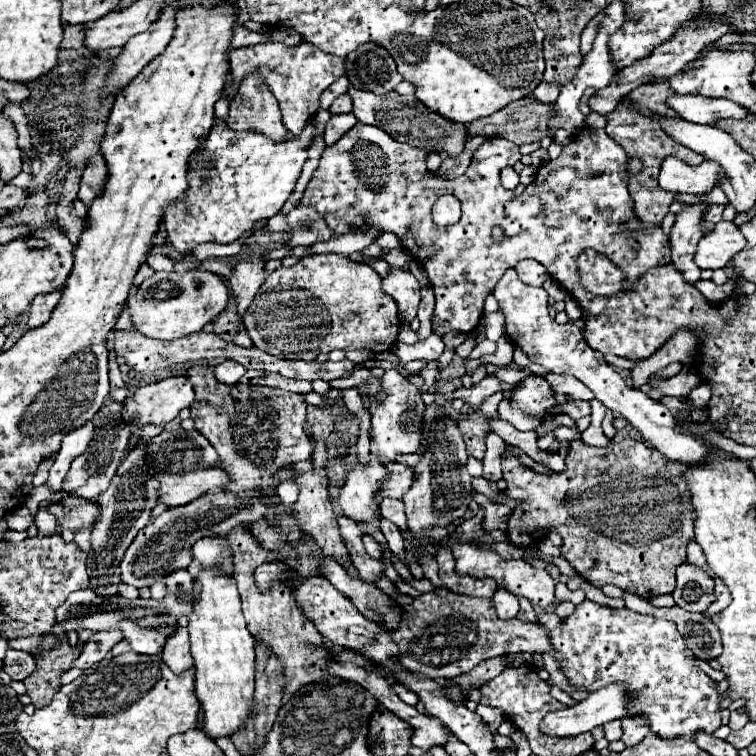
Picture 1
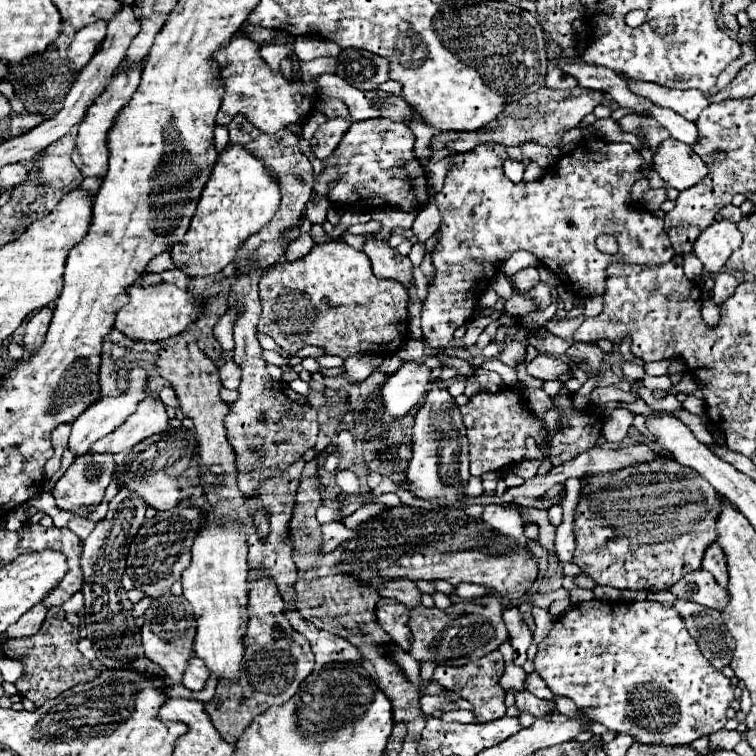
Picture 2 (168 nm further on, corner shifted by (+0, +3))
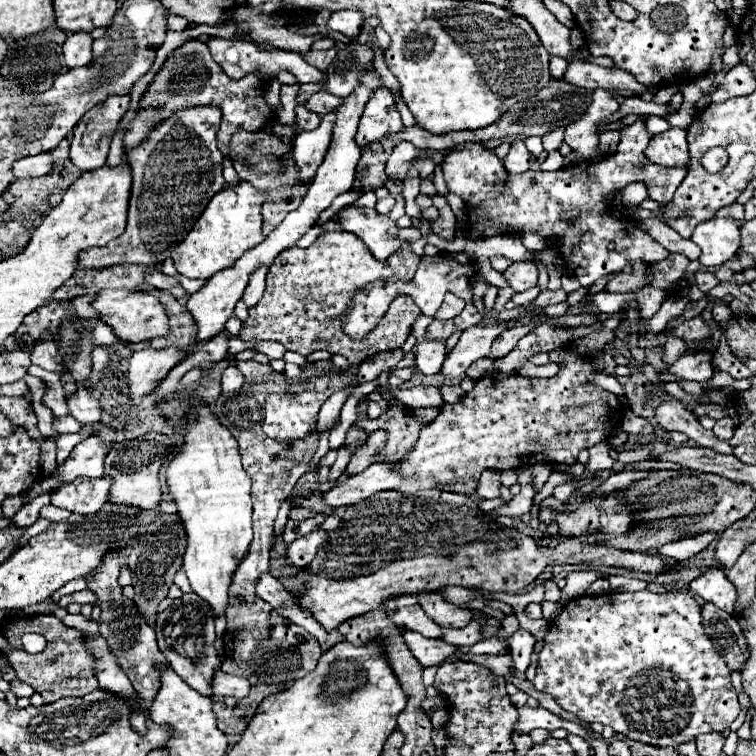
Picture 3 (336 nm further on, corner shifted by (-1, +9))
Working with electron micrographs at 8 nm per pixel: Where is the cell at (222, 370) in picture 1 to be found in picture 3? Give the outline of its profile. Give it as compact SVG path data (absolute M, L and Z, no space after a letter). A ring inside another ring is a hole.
M227 366L223 372L223 392L235 392L243 386L243 374L235 366Z

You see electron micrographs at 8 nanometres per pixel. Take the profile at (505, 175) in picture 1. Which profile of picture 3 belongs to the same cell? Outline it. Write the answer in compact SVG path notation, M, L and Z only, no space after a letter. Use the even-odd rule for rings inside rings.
M521 140L513 142L509 154L503 158L503 164L511 174L523 174L529 170L529 152Z

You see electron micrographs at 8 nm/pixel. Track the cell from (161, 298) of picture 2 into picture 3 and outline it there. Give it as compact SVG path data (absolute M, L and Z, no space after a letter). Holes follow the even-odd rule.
M103 290L93 302L103 322L109 324L121 342L145 342L155 336L167 336L169 316L165 306L151 292L135 292L135 290Z

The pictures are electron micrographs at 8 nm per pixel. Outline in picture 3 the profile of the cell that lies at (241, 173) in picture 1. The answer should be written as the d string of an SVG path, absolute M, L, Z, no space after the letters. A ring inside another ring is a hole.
M239 180L237 184L225 184L223 190L209 200L207 208L203 210L187 238L173 250L171 258L179 274L187 278L207 280L215 272L229 268L231 262L235 262L245 250L259 244L259 240L263 240L261 206L265 200L267 192L257 190L247 180Z

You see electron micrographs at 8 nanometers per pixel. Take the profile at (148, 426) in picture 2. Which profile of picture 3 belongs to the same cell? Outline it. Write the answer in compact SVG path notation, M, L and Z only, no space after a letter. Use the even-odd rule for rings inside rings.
M89 436L83 442L79 442L71 456L59 466L59 470L55 472L55 478L47 480L39 480L31 486L31 490L25 494L25 500L33 500L35 496L43 494L43 492L53 492L59 484L63 482L71 482L79 476L89 476L89 478L99 478L103 476L103 460L109 454L111 448L115 448L117 442L109 442L105 444L101 440L101 436Z

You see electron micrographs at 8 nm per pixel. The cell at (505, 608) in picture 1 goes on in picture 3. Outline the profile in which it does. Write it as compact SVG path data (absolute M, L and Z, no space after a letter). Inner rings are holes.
M519 628L515 634L509 636L509 648L511 648L511 656L513 656L513 666L517 672L525 674L533 646L535 646L535 636L523 628Z

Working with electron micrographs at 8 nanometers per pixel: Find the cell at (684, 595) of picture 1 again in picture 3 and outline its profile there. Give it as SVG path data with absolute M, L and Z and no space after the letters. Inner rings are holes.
M707 568L703 574L689 582L689 592L693 596L697 594L705 602L713 602L729 614L733 612L733 604L737 598L735 586L727 580L721 568Z

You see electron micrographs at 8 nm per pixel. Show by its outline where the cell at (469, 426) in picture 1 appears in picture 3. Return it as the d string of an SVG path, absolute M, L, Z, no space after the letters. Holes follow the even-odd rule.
M555 348L549 356L561 364L557 376L523 378L517 372L505 372L479 378L471 392L457 404L445 404L441 414L419 430L417 442L399 464L371 464L367 470L325 492L325 502L333 508L349 506L381 490L415 494L419 490L441 488L473 494L483 470L501 472L547 460L549 464L573 464L579 450L609 438L621 418L621 410L611 392L587 384L593 368L585 356L575 354L571 348Z

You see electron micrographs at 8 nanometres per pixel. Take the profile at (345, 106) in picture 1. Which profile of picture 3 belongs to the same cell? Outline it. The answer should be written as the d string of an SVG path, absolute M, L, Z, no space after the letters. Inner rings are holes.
M327 90L315 92L315 94L305 102L305 106L307 106L309 110L317 112L319 116L325 116L325 114L329 114L329 112L335 112L341 104L343 104L343 98L331 94L331 92L327 92Z

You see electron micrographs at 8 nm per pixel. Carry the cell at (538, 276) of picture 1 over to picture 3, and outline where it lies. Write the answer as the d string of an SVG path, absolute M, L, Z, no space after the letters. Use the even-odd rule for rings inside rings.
M513 262L503 274L515 292L523 292L537 286L539 270L535 262Z

